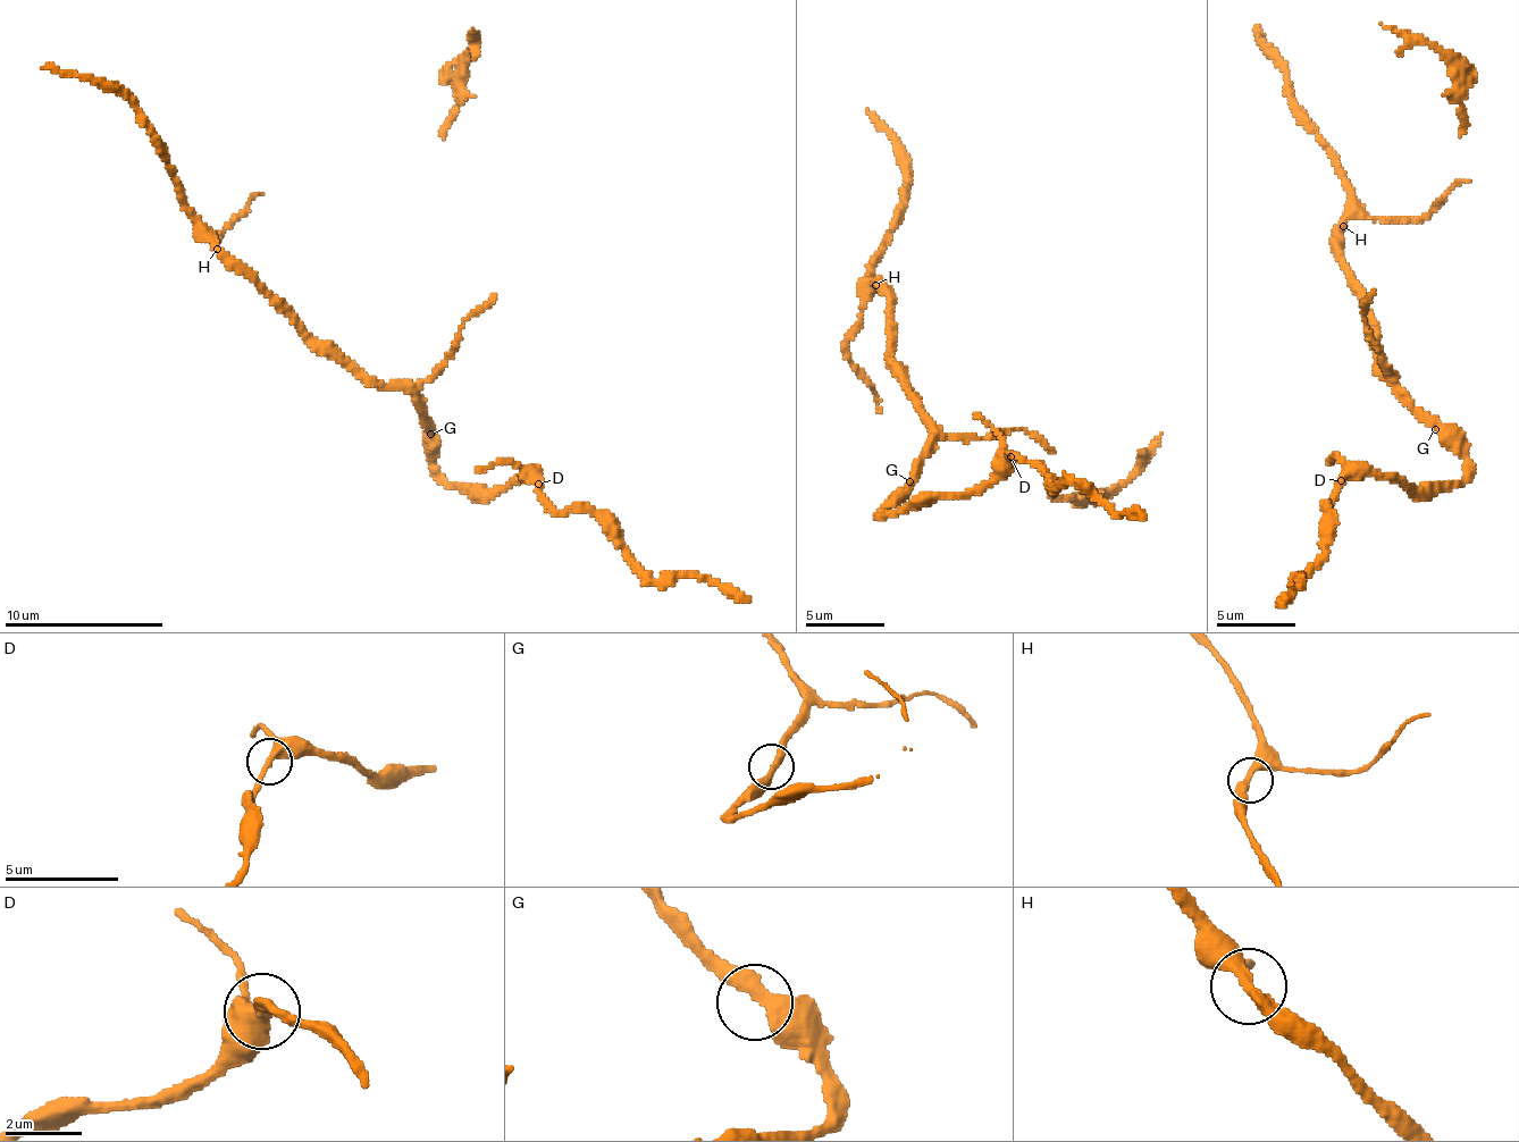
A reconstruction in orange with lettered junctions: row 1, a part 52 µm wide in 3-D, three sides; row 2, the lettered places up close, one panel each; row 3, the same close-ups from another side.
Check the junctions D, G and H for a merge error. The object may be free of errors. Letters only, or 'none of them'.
none of them

